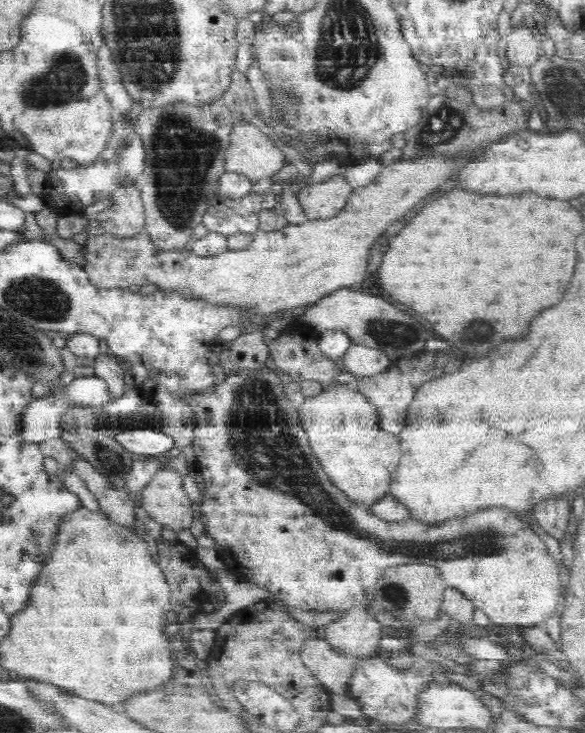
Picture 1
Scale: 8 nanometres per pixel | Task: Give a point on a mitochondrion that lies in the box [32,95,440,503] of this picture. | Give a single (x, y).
(184, 151)

